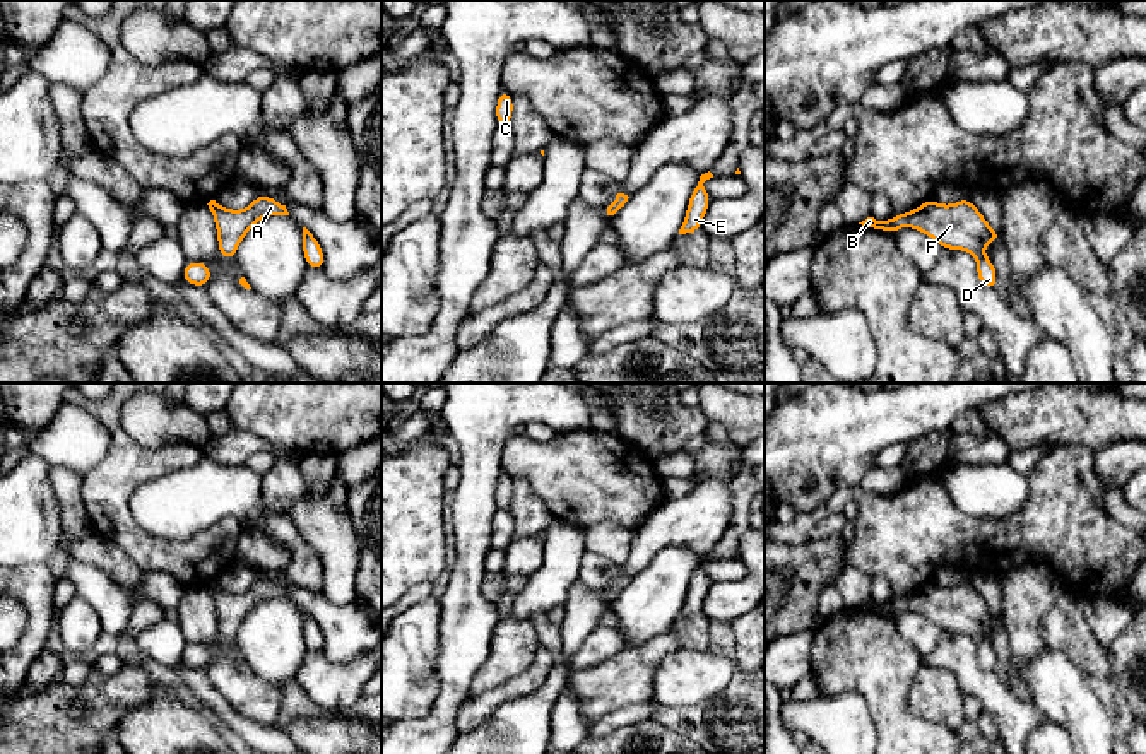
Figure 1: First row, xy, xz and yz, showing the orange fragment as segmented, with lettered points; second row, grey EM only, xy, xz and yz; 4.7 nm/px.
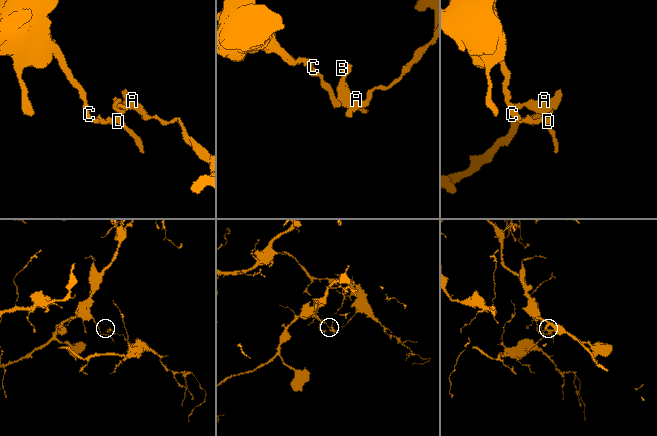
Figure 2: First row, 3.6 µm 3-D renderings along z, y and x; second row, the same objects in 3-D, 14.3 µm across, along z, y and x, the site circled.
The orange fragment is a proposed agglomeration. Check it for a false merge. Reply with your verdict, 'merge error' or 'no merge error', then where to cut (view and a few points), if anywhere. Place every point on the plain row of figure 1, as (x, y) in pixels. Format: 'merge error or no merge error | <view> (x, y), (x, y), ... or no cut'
no merge error | no cut

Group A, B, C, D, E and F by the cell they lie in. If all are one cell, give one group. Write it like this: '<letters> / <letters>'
A B C D E F

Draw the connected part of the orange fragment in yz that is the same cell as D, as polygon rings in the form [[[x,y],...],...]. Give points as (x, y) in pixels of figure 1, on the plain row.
[[[929,581],[920,590],[905,597],[896,597],[889,604],[867,600],[859,607],[889,617],[907,609],[927,617],[944,633],[968,634],[977,643],[980,667],[987,672],[997,670],[997,653],[984,636],[984,629],[992,624],[1001,624],[1001,616],[987,607],[982,595],[968,581],[961,581],[951,588],[941,588]]]

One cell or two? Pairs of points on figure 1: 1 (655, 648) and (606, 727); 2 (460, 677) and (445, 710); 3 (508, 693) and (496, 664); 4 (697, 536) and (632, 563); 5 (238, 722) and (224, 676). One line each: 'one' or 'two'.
1: two
2: one
3: two
4: one
5: two

